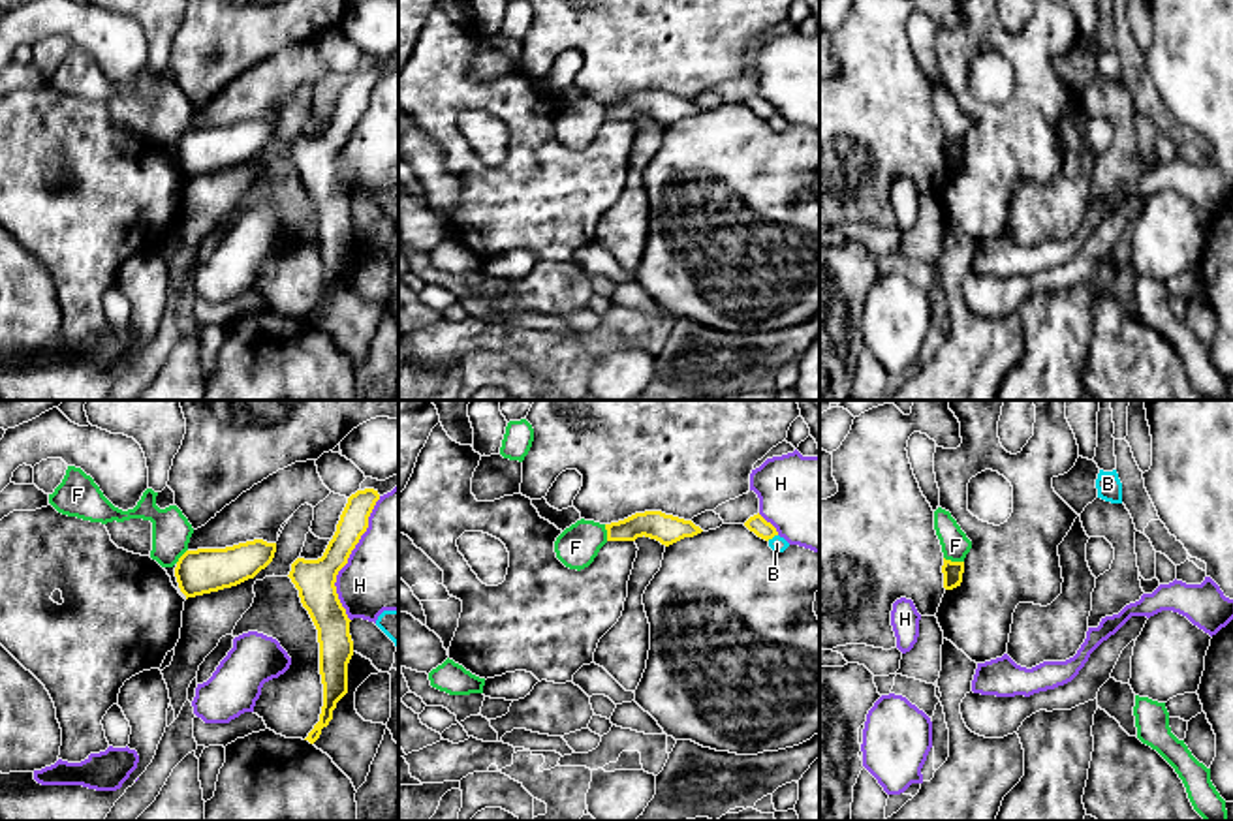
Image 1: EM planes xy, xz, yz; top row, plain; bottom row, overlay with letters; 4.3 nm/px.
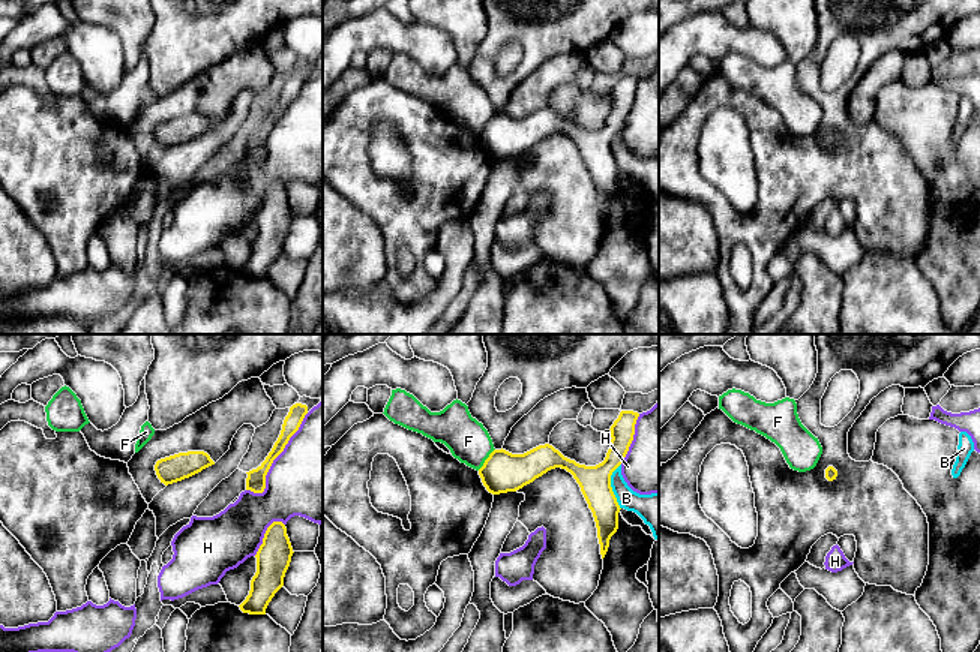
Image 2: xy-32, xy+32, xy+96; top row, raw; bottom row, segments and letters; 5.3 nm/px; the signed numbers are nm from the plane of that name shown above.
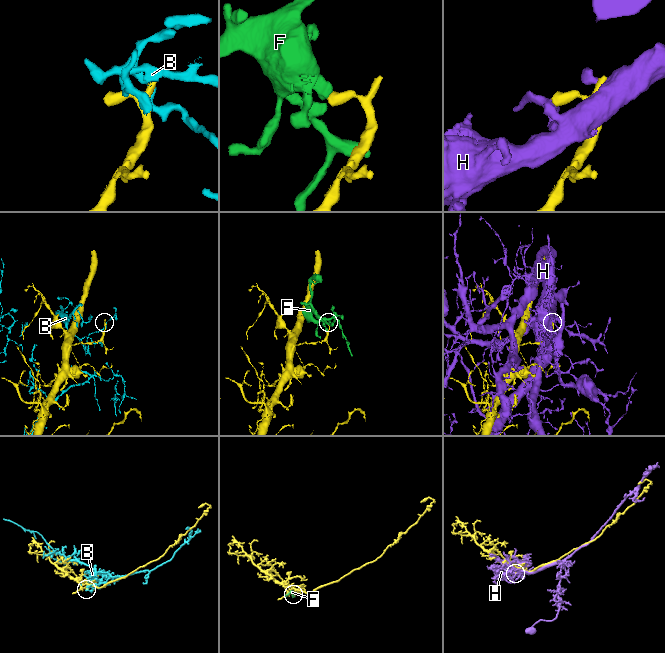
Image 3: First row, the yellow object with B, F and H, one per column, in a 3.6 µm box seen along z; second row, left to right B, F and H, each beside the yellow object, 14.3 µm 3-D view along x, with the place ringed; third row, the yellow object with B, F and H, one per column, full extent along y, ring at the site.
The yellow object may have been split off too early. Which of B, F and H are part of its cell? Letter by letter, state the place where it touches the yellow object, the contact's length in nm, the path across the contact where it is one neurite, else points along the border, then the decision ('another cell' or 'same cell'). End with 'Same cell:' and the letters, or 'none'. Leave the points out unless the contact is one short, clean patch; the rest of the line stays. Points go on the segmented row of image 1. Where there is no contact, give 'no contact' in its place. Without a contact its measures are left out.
B: contact xz (771, 538); length 50 nm; another cell
F: contact yz (953, 562); length 90 nm; border yz (944, 557), (963, 562); another cell
H: contact xy (348, 557); length 550 nm; another cell
Same cell: none

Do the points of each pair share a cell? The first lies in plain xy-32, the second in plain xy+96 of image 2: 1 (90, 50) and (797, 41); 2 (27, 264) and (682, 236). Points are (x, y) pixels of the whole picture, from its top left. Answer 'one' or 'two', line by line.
1: two
2: one

